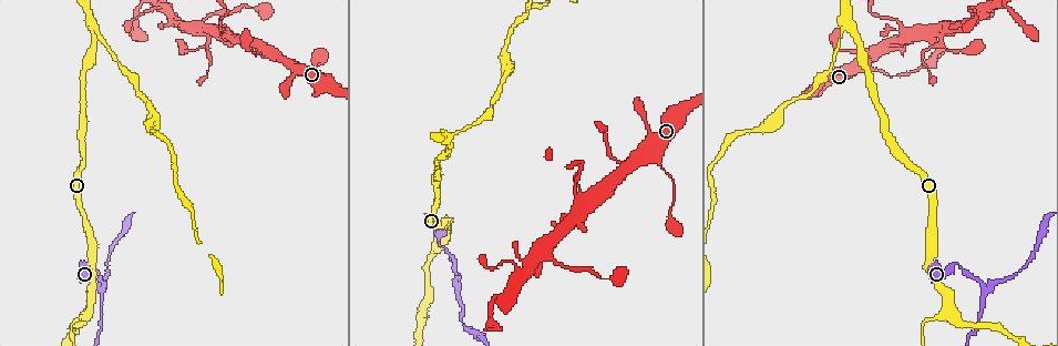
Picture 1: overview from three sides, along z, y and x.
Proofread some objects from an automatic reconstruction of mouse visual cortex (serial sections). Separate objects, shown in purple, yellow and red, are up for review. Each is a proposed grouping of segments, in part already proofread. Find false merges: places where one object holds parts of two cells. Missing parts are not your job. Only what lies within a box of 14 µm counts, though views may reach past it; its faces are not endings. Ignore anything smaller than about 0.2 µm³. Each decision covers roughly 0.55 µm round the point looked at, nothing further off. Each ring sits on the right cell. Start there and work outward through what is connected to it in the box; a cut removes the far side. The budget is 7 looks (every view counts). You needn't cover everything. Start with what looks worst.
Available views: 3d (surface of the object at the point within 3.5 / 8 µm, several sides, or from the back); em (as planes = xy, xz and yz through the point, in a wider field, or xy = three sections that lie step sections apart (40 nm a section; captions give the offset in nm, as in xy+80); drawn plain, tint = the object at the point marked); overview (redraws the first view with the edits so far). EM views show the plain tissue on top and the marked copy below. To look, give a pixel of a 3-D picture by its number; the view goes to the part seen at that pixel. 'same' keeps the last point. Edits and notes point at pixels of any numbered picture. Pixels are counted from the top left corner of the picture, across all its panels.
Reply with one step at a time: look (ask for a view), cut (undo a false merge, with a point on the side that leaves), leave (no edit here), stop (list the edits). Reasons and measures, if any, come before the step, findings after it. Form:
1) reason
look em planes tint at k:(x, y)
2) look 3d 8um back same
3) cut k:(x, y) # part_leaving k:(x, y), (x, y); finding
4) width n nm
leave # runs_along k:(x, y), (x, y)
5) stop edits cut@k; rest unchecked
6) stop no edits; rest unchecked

abrupt turn
look 3d 3.5um at 1:(105, 287)

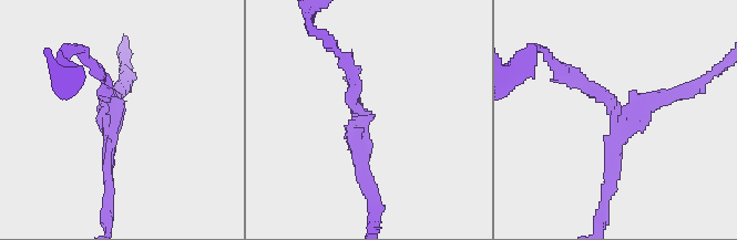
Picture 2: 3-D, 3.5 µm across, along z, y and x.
arms 3; arm_widths 150, 200, 200 nm
look em xy step 1 tint at 2:(366, 116)

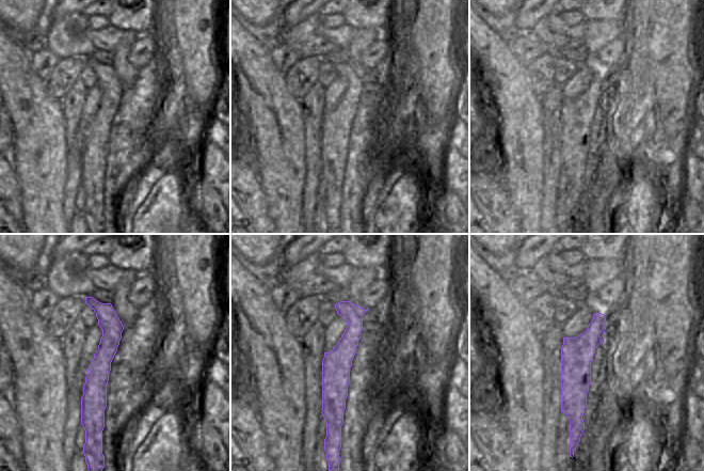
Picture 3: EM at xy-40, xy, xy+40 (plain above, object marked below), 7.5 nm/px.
leave # runs_along 2:(565, 73), (618, 117), (682, 93); one cell here

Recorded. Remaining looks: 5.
three arms meet
look em xy step 2 tint at 1:(96, 28)

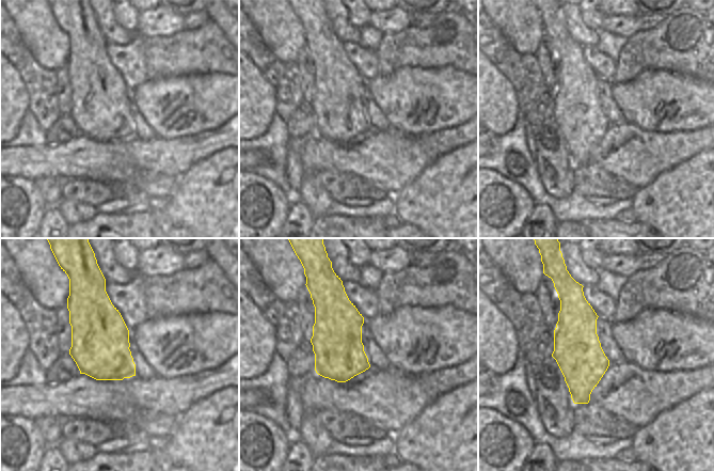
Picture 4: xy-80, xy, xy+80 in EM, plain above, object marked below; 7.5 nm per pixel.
look 3d 3.5um same

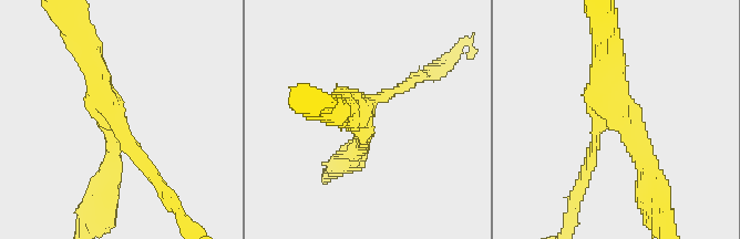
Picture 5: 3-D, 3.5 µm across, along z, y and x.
arm_widths 150, 250, 300 nm
leave # runs_along 5:(358, 149), (368, 104), (396, 90); one cell here

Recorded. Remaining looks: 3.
abrupt turn
look 3d 8um at 1:(228, 36)

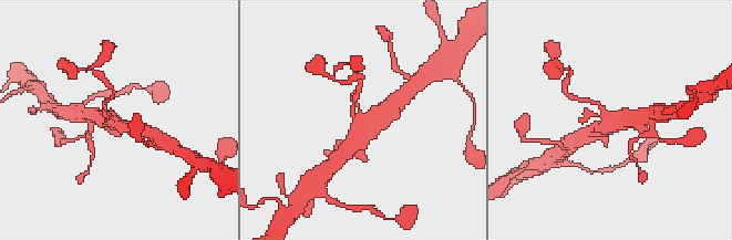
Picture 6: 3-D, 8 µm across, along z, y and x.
now the EM
look em xy step 5 tint at 6:(620, 124)

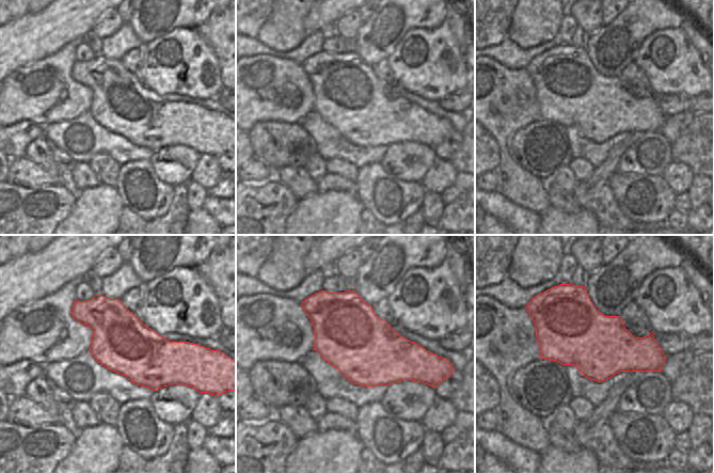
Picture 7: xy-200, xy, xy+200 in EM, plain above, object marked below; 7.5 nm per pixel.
leave # runs_along 6:(388, 108), (363, 129), (343, 153); one cell here

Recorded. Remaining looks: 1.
stop no edits; rest unchecked

